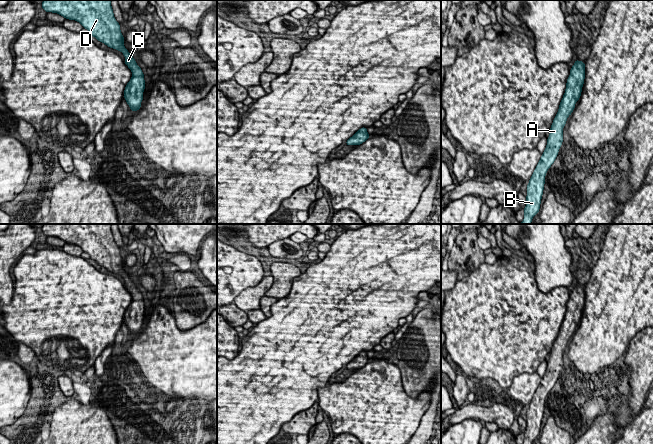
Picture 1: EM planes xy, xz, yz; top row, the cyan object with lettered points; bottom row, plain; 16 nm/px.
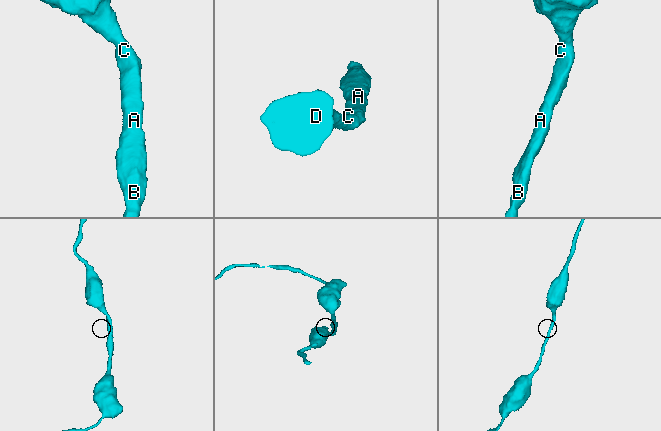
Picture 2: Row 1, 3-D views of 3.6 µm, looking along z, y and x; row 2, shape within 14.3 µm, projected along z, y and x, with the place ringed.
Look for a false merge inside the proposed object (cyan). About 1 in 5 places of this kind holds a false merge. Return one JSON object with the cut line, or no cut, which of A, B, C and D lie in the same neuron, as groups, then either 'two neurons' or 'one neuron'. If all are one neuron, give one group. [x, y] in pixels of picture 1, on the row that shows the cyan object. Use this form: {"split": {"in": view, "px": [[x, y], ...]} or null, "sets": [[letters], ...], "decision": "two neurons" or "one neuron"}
{"split": null, "sets": [["A", "B", "C", "D"]], "decision": "one neuron"}

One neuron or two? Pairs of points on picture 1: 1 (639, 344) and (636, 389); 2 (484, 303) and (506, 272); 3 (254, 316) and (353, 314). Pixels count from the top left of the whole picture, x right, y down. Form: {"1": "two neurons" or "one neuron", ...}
{"1": "one neuron", "2": "one neuron", "3": "two neurons"}

